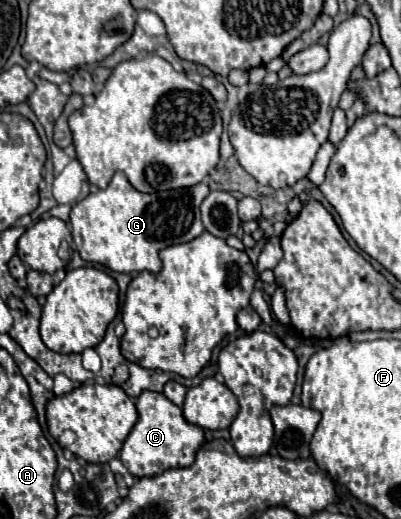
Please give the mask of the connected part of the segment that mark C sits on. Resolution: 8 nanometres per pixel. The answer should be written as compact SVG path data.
M144 392L136 400L136 410L138 422L120 450L120 462L134 478L154 478L168 468L184 468L194 462L196 452L204 442L204 430L188 424L176 404L160 392Z

